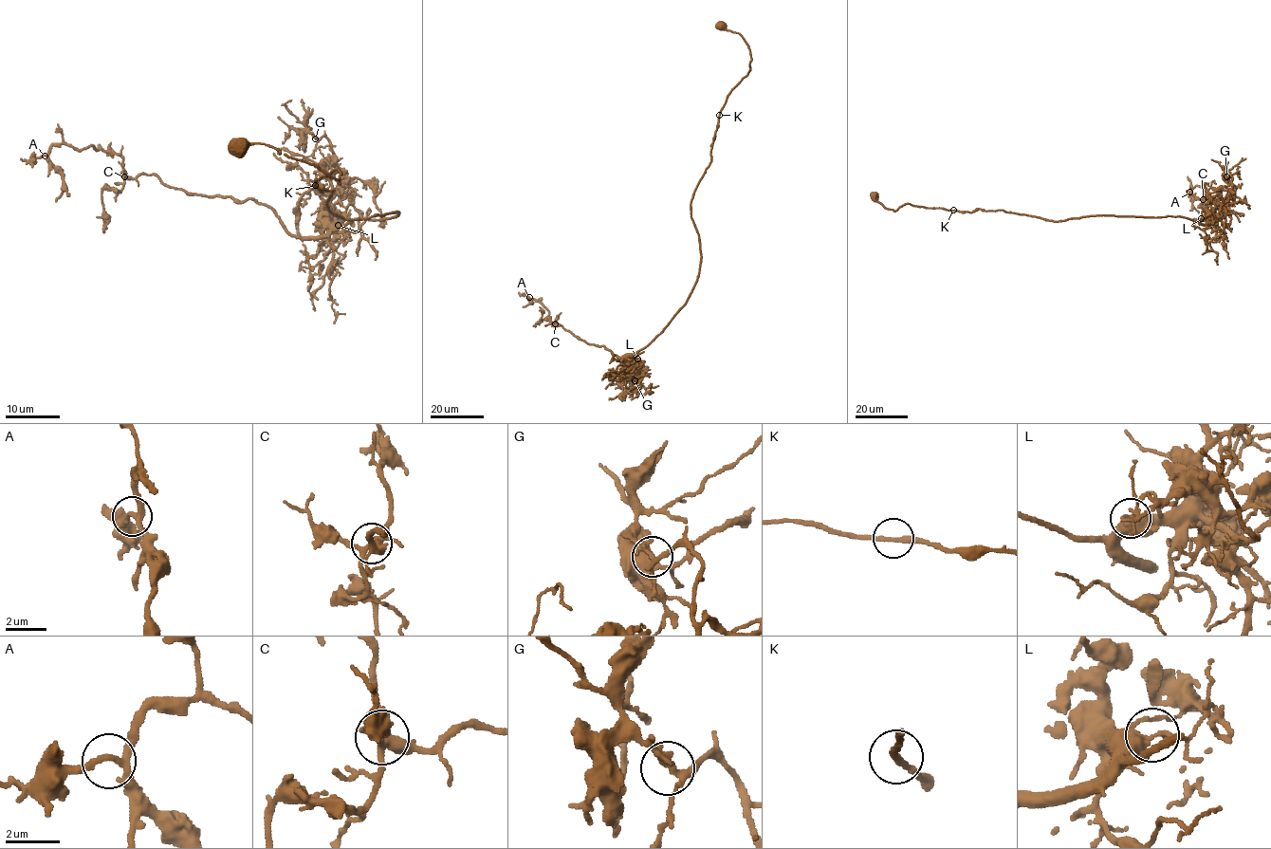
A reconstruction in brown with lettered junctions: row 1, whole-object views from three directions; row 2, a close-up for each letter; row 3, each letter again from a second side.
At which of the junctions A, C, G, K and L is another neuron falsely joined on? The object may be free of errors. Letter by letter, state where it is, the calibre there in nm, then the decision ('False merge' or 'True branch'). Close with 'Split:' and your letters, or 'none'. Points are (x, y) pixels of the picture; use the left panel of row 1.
A: Place: (45, 156). Thickness 200 nm. True branch
C: Place: (124, 176). Thickness 360 nm. True branch
G: Place: (315, 138). Thickness 240 nm. True branch
K: Place: (315, 185). Thickness 220 nm. True branch
L: Place: (338, 225). Thickness 360 nm. False merge
Split: L

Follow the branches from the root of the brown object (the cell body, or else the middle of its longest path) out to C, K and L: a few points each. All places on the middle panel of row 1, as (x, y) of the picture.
C: (721, 24), (751, 61), (690, 202), (701, 262), (686, 304), (624, 358), (555, 323)
K: (721, 24), (740, 33), (748, 46), (751, 61), (748, 73), (731, 90), (719, 115)
L: (721, 24), (740, 33), (751, 61), (719, 114), (710, 162), (690, 202), (699, 276), (686, 304), (637, 359)

